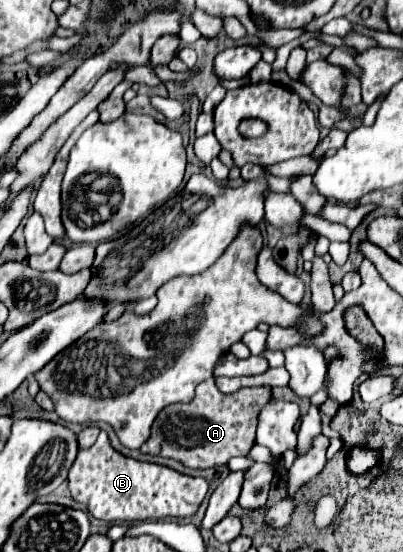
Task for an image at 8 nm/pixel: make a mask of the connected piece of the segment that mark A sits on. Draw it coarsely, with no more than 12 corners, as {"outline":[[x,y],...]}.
{"outline":[[214,379],[164,407],[142,453],[190,469],[256,441],[270,387],[222,395]]}

